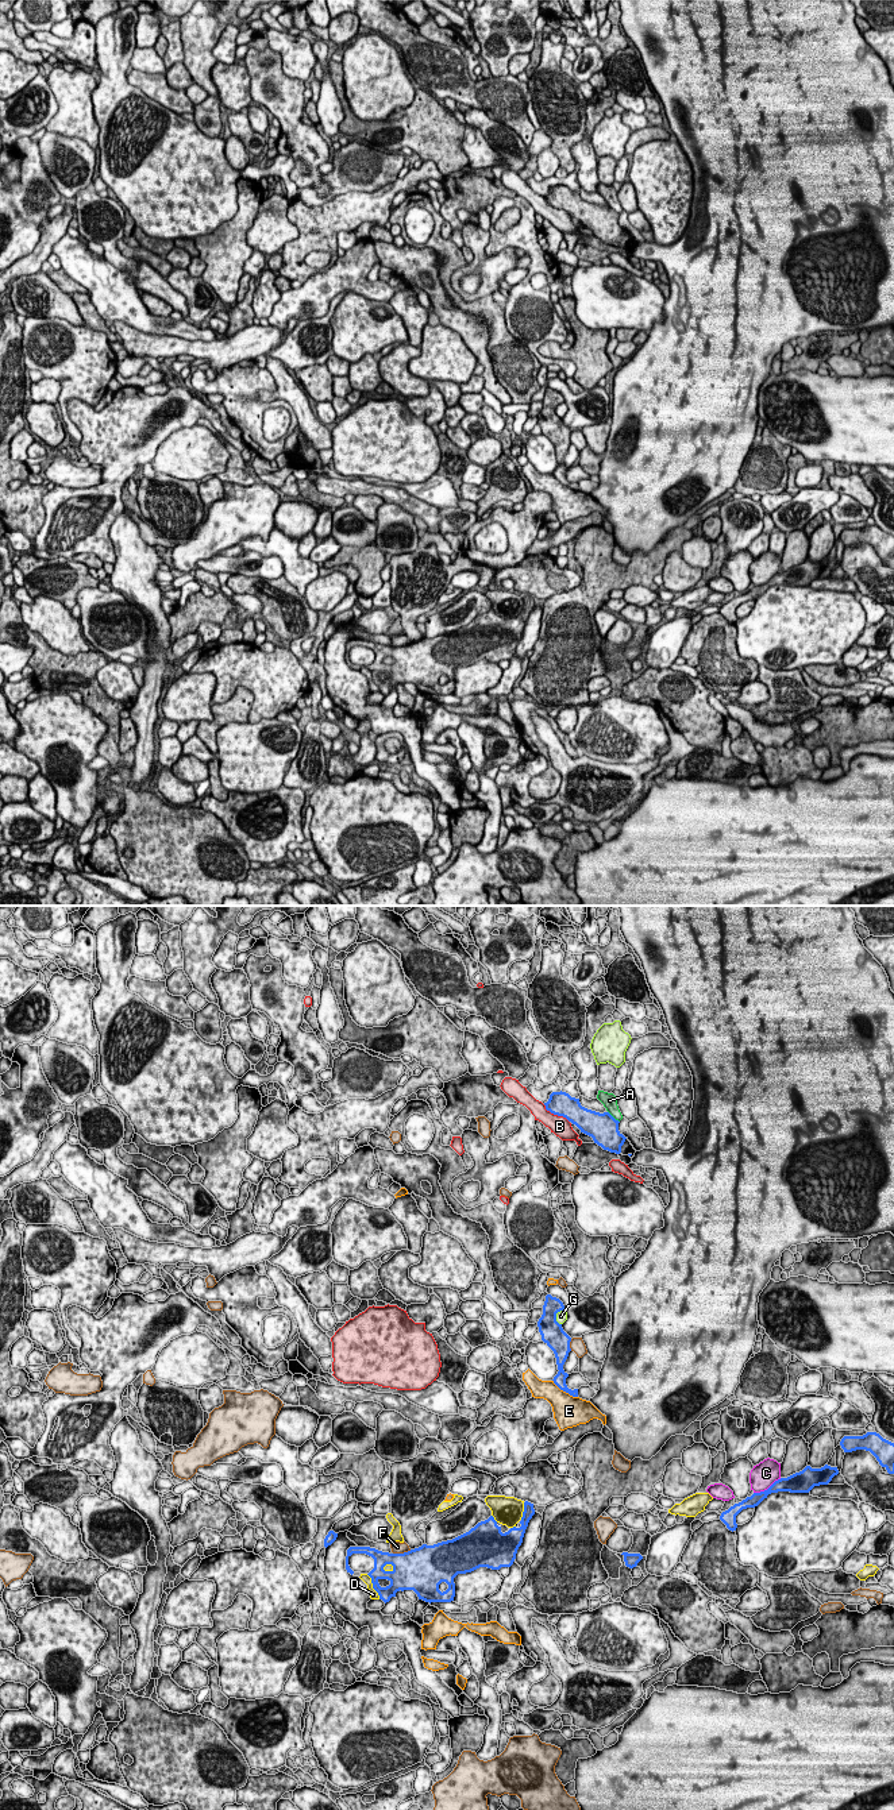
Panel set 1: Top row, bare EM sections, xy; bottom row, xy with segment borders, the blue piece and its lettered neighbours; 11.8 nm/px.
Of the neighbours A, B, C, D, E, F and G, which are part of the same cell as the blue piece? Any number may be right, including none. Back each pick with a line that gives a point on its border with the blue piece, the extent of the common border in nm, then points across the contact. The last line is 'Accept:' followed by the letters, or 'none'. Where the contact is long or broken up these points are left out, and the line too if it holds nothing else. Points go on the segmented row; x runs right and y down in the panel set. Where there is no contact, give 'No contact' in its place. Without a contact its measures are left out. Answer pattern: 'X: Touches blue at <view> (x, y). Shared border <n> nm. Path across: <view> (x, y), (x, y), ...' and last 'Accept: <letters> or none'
Accept: none

